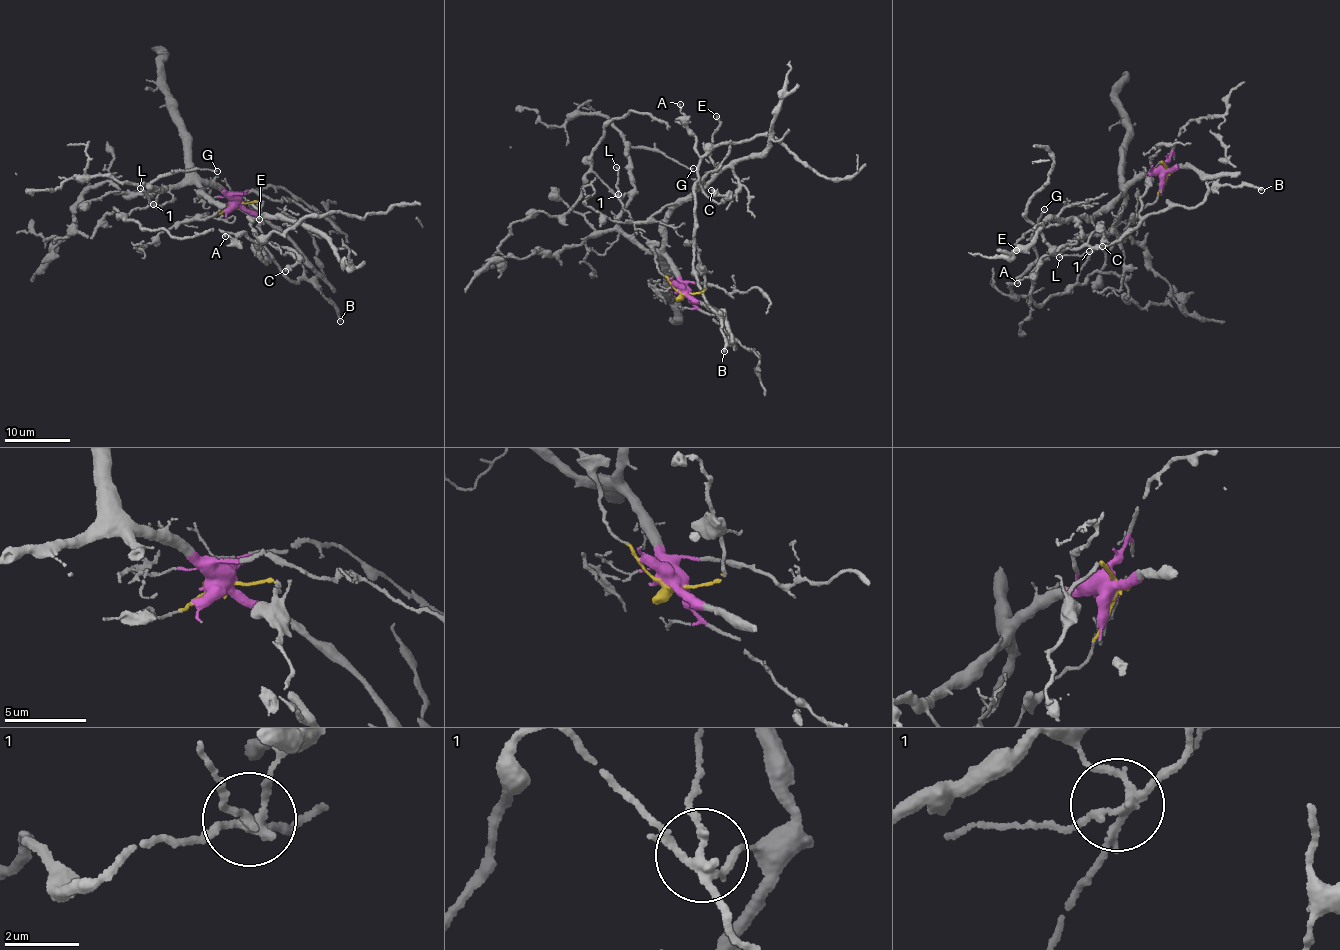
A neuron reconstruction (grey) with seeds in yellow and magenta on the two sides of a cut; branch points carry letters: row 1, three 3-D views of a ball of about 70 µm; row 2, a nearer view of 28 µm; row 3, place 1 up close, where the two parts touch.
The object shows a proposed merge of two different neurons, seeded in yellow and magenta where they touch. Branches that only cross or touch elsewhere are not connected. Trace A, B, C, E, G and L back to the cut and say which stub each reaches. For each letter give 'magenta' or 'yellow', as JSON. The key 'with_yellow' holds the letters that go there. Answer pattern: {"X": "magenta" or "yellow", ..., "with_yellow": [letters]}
{"A": "yellow", "B": "yellow", "C": "yellow", "E": "magenta", "G": "magenta", "L": "magenta", "with_yellow": ["A", "B", "C"]}

